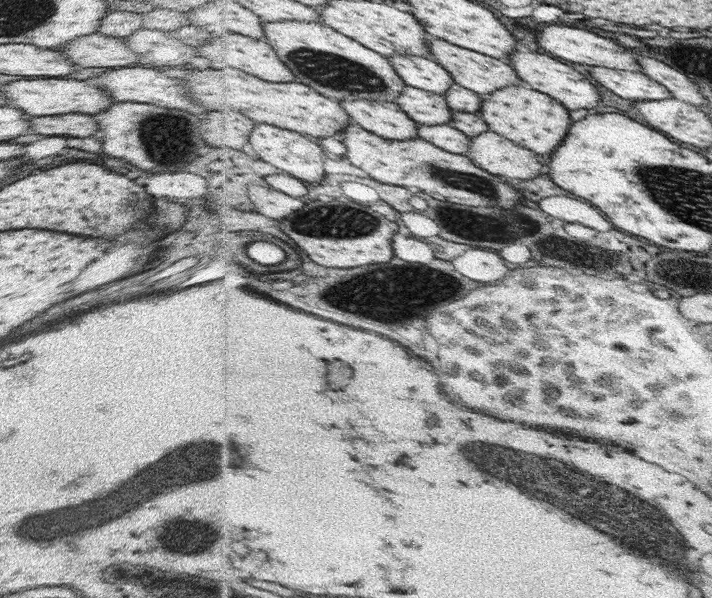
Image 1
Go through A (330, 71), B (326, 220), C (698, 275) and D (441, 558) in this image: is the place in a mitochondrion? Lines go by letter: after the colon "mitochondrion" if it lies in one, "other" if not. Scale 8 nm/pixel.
A: mitochondrion
B: mitochondrion
C: mitochondrion
D: other

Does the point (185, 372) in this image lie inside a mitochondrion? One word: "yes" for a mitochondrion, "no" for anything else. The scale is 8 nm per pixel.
no

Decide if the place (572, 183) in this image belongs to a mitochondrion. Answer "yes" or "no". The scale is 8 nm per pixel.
no

